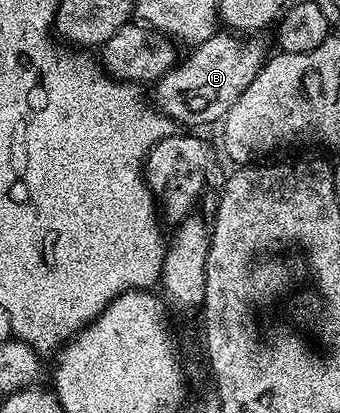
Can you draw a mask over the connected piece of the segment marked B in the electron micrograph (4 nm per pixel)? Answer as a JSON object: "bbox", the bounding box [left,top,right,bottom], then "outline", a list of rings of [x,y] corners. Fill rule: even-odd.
{"bbox":[154,32,270,128],"outline":[[[217,32],[210,36],[200,46],[191,47],[189,58],[181,57],[172,69],[167,70],[162,75],[160,81],[155,83],[156,98],[154,105],[163,117],[171,120],[173,123],[181,122],[181,127],[192,128],[188,126],[208,126],[211,122],[219,123],[234,108],[234,100],[250,88],[250,80],[258,76],[260,69],[264,67],[266,59],[269,57],[270,49],[263,42],[260,36],[237,36],[232,32]]]}

